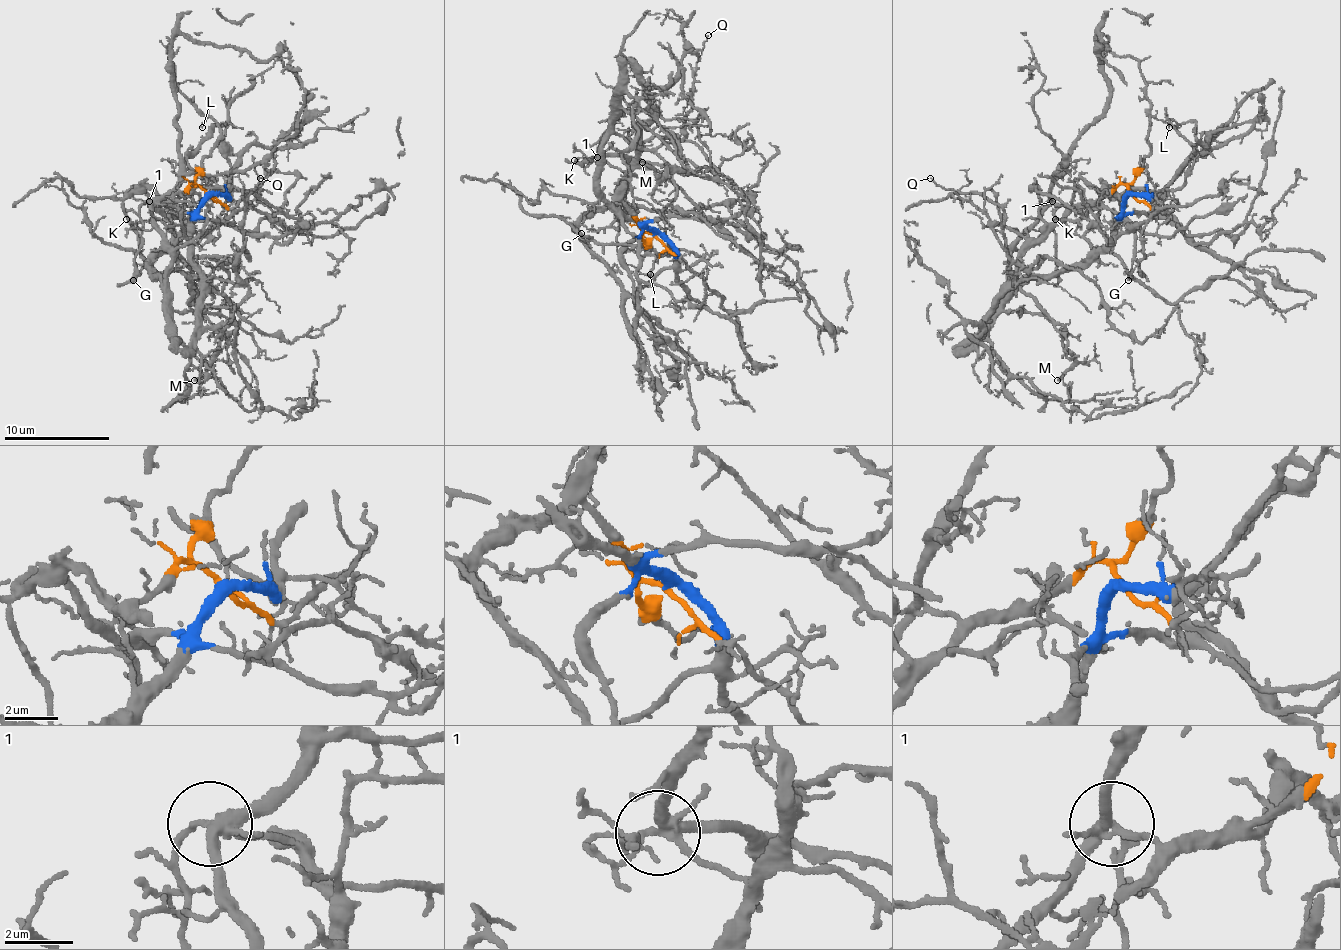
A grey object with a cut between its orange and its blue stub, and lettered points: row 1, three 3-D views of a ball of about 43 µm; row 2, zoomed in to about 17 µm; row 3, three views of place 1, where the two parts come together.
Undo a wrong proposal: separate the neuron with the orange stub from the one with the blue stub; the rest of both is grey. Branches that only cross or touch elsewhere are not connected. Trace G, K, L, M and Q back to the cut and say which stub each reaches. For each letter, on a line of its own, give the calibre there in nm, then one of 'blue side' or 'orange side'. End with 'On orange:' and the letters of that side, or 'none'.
G: 170 nm thick; orange side
K: 180 nm thick; orange side
L: 140 nm thick; orange side
M: 200 nm thick; orange side
Q: 90 nm thick; blue side
On orange: G, K, L, M

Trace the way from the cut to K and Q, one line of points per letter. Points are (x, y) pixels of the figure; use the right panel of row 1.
K: (1128, 193), (1128, 188), (1120, 185), (1097, 201), (1065, 206), (1052, 201), (1059, 222), (1054, 219)
Q: (1128, 193), (1123, 219), (1099, 248), (1078, 264), (1028, 275), (1044, 256), (1020, 267), (975, 206), (930, 177)

